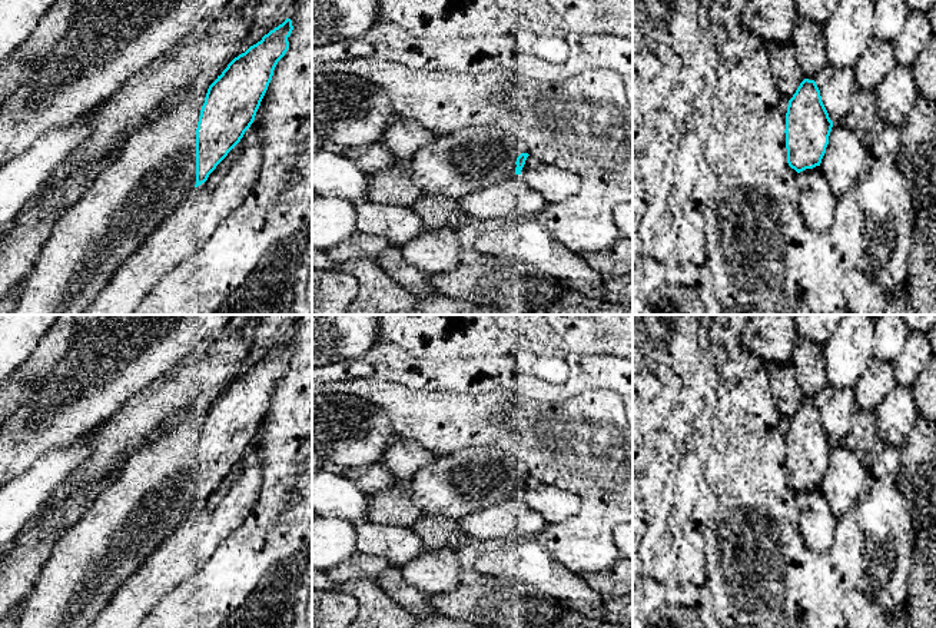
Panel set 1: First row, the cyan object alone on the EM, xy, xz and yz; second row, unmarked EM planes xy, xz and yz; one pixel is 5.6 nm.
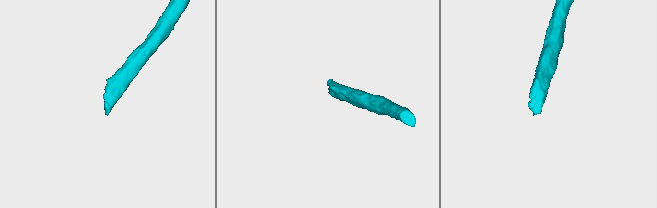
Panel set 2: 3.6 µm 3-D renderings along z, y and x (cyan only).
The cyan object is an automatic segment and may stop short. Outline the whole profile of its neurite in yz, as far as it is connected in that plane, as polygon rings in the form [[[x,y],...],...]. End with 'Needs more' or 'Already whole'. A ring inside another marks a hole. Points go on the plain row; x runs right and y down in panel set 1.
[[[804,399],[789,421],[786,433],[789,486],[797,494],[820,486],[832,448],[816,402]]]. Already whole

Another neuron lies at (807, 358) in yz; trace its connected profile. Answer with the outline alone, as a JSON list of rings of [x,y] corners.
[[[799,338],[791,362],[804,399],[814,401],[817,393],[827,385],[823,346],[807,338]]]

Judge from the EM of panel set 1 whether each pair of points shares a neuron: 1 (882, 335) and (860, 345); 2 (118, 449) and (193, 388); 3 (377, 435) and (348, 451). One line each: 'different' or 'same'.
1: different
2: same
3: same

